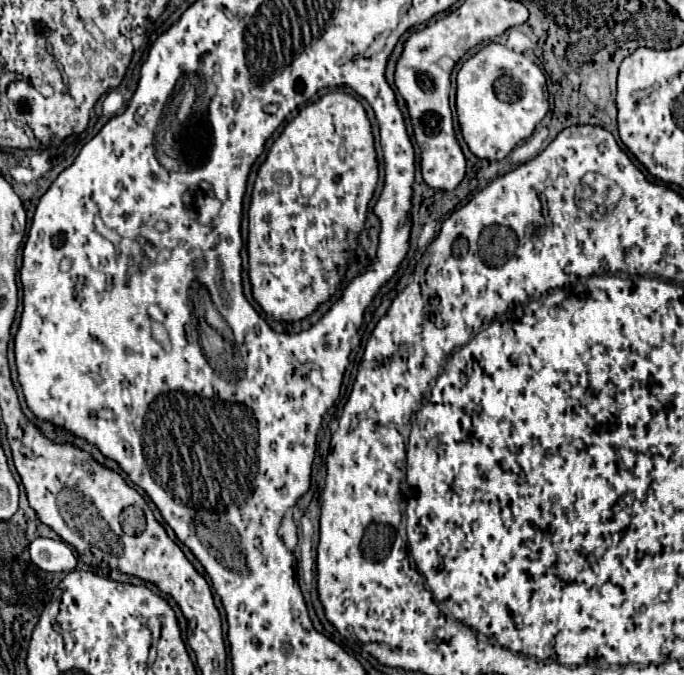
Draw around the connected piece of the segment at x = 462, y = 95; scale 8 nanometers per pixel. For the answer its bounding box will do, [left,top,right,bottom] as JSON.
[456,43,549,159]

